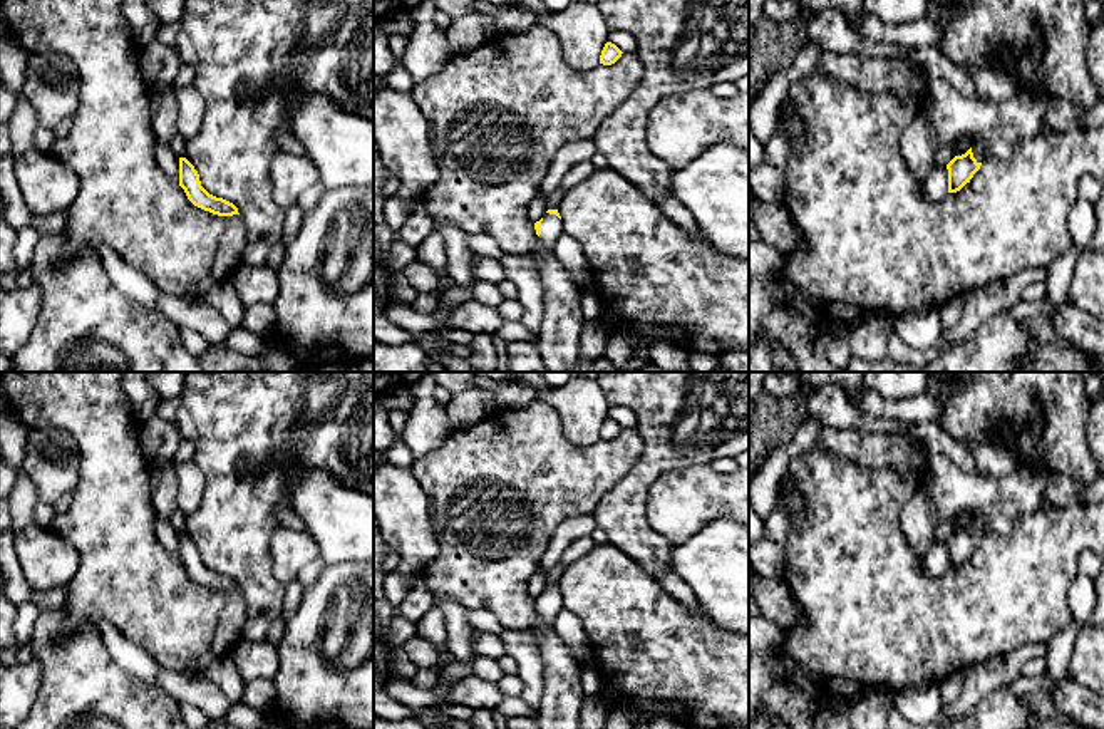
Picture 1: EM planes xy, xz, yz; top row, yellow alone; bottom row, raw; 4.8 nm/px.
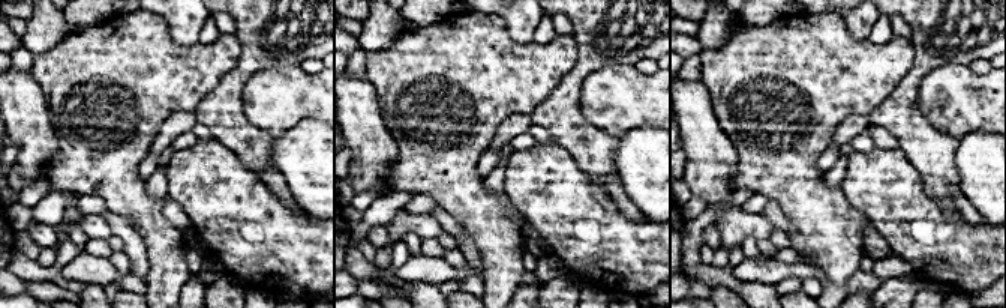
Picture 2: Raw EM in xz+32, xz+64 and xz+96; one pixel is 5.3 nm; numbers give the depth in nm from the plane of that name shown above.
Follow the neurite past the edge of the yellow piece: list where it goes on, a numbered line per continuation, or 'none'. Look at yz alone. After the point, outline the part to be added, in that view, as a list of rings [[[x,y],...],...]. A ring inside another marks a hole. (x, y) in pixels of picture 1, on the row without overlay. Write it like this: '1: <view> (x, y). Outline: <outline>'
1: yz (979, 523). Outline: [[[973,513],[972,528],[977,538],[983,538],[988,533],[987,520],[980,513]]]

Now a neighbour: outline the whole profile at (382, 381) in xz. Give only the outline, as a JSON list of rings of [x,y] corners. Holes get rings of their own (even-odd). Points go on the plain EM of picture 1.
[[[374,372],[374,397],[389,387],[410,387],[429,372]]]

